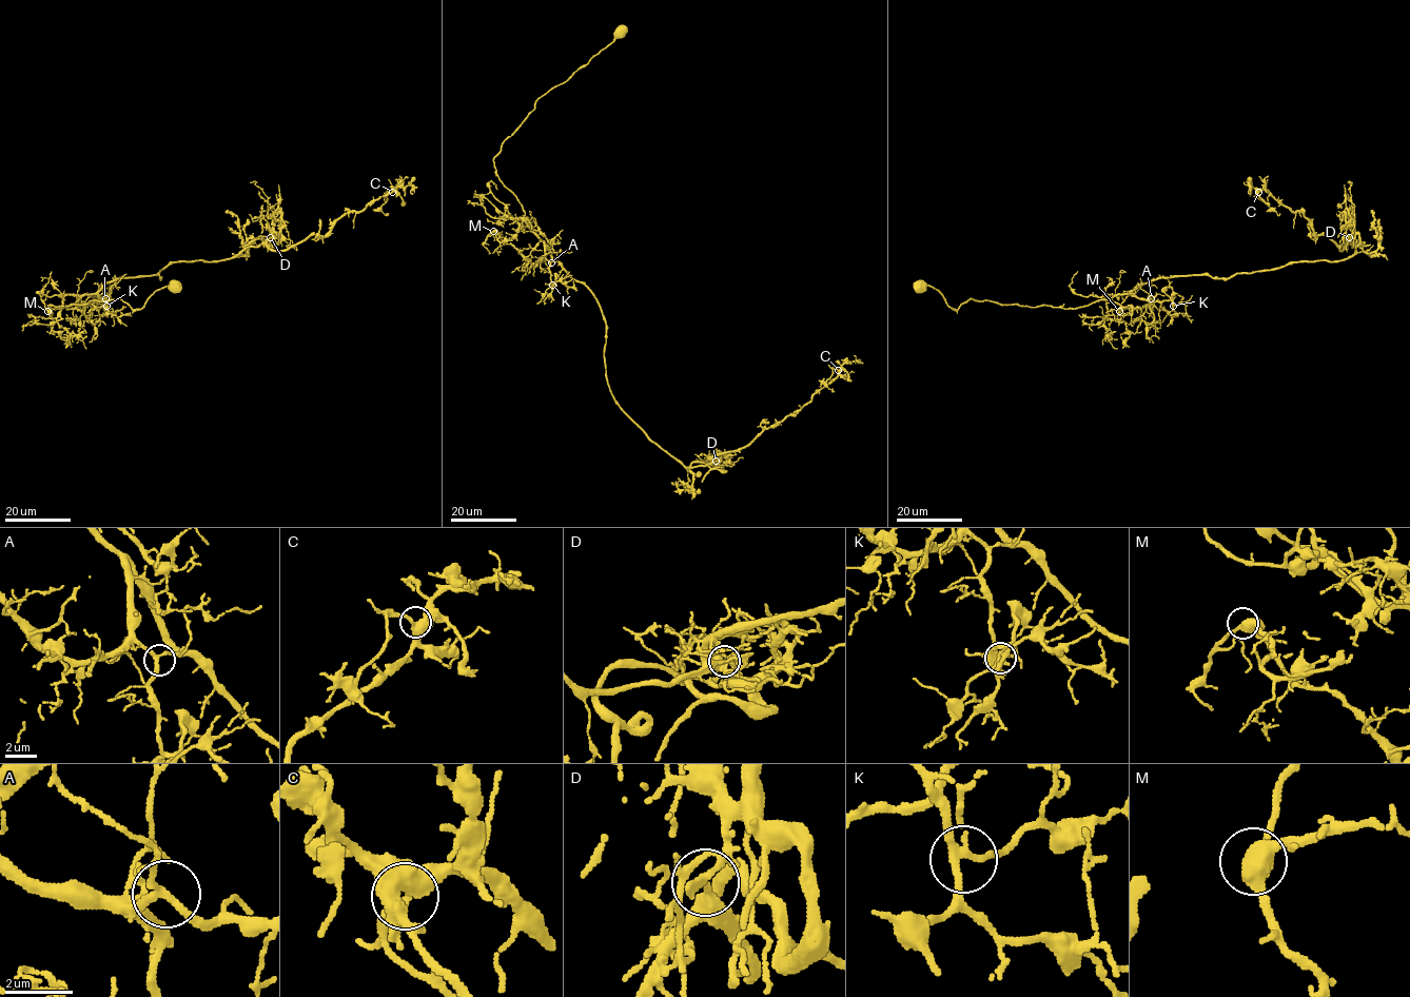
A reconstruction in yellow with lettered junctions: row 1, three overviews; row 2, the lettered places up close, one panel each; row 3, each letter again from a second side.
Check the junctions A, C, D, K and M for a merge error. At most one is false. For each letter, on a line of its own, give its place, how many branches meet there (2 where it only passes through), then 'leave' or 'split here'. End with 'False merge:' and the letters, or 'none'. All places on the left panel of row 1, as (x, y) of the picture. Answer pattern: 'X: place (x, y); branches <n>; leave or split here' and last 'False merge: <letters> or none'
A: place (105, 298); branches 3; leave
C: place (392, 192); branches 3; leave
D: place (270, 237); branches 2; split here
K: place (106, 306); branches 3; leave
M: place (47, 311); branches 2; leave
False merge: D

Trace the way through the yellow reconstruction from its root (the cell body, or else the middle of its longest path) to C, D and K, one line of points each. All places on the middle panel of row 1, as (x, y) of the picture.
C: (620, 32), (493, 160), (595, 298), (615, 403), (704, 466), (838, 370)
D: (620, 32), (536, 100), (494, 158), (495, 174), (550, 255), (595, 298), (615, 403), (685, 466), (716, 461)
K: (620, 32), (566, 80), (536, 100), (493, 160), (498, 179), (521, 204), (525, 223), (543, 241), (552, 285)

